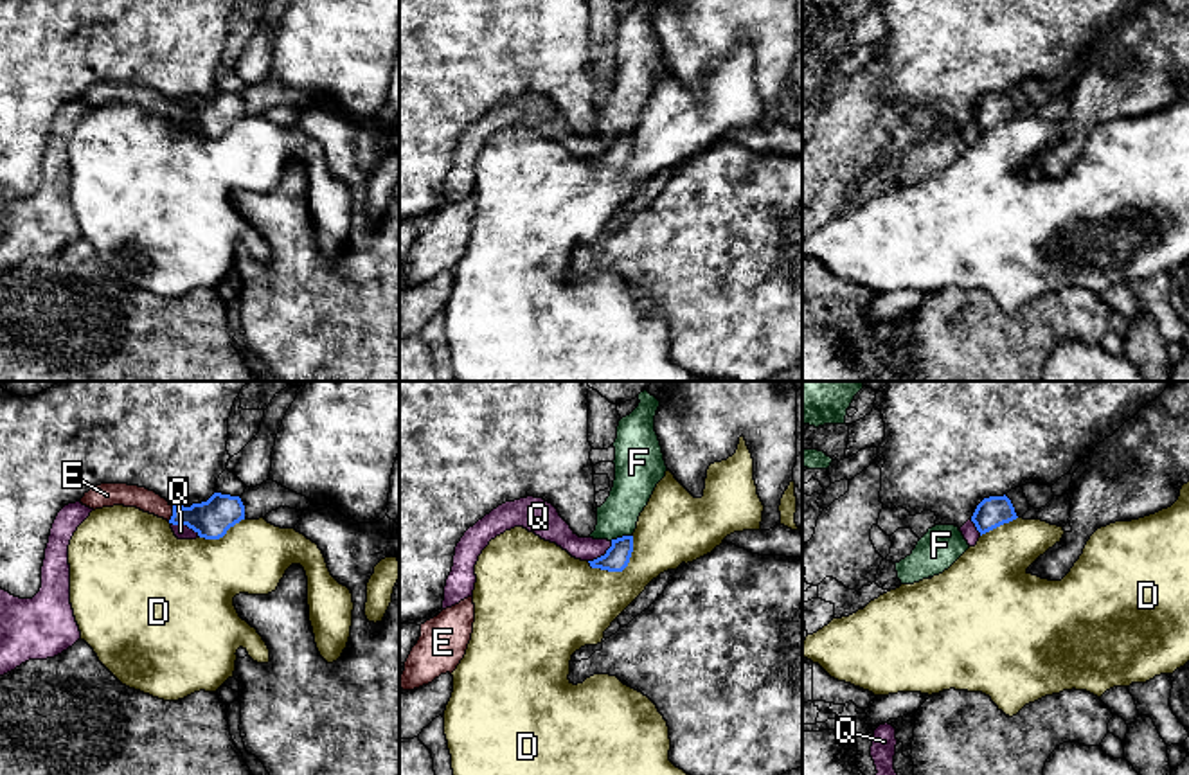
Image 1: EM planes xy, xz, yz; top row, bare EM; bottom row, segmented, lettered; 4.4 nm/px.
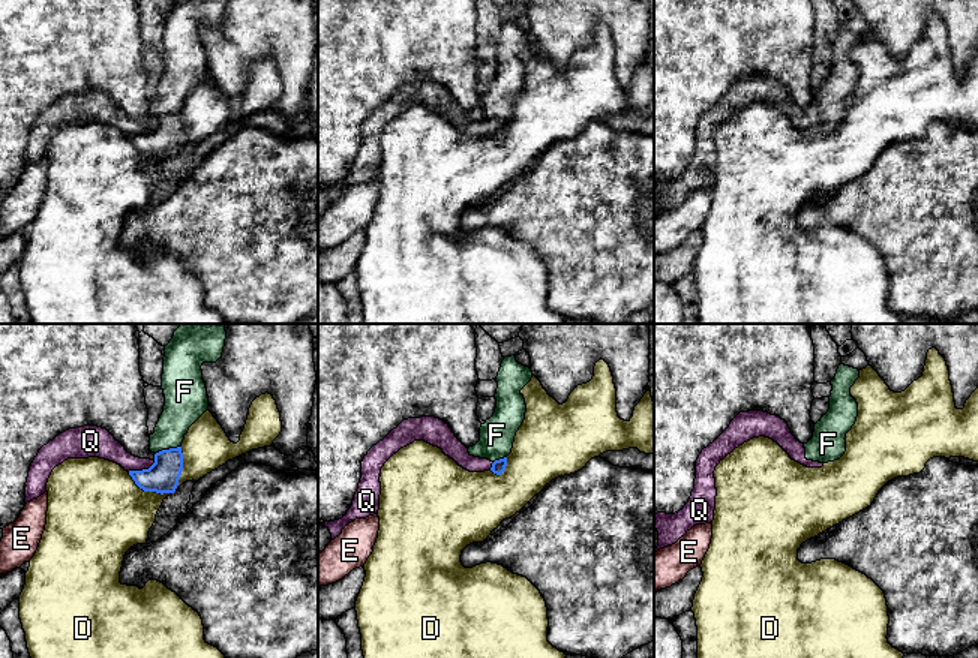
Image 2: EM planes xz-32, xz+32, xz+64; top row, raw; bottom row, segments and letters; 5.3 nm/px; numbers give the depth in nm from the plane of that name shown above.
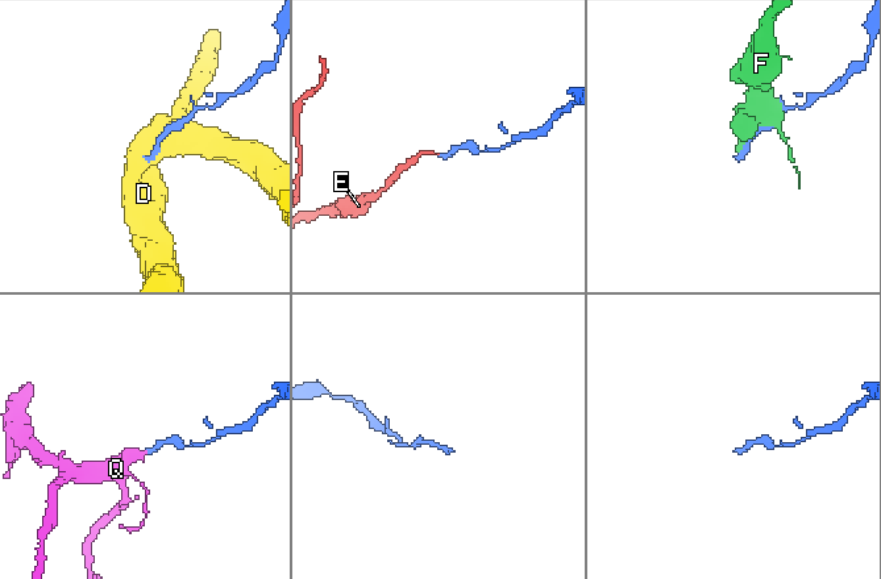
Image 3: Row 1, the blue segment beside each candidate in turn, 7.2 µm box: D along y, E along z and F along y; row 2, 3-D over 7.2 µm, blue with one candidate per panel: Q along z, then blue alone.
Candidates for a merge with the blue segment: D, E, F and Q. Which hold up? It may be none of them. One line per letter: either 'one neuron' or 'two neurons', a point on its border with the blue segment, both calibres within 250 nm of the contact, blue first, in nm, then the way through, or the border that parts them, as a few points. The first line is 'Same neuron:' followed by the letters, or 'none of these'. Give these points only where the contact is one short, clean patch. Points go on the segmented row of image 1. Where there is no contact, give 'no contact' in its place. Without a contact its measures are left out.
Same neuron: E
D: two neurons; contact xz (623, 569); calibres 110 and 340 nm
E: one neuron; contact xy (173, 513); calibres 170 and 100 nm; way xy (213, 518), (173, 513), (143, 498)
F: two neurons; contact xz (619, 538); calibres 110 and 180 nm
Q: two neurons; contact xy (186, 524); calibres 170 and 60 nm; border xy (171, 522), (184, 524), (200, 536)

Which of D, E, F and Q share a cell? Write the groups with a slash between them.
D / E / F Q

